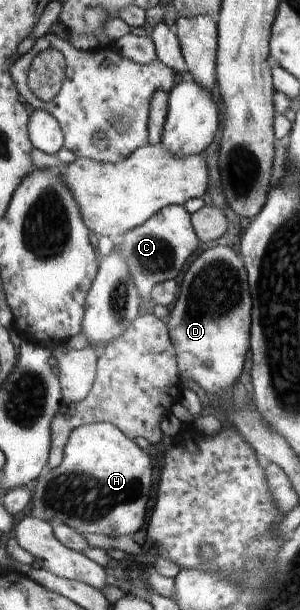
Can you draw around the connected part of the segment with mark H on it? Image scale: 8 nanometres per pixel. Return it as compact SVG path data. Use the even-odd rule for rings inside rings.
M111 423L79 425L65 443L61 465L49 473L42 472L33 482L28 512L52 525L68 525L81 534L130 536L145 525L151 487L153 465L137 443Z

